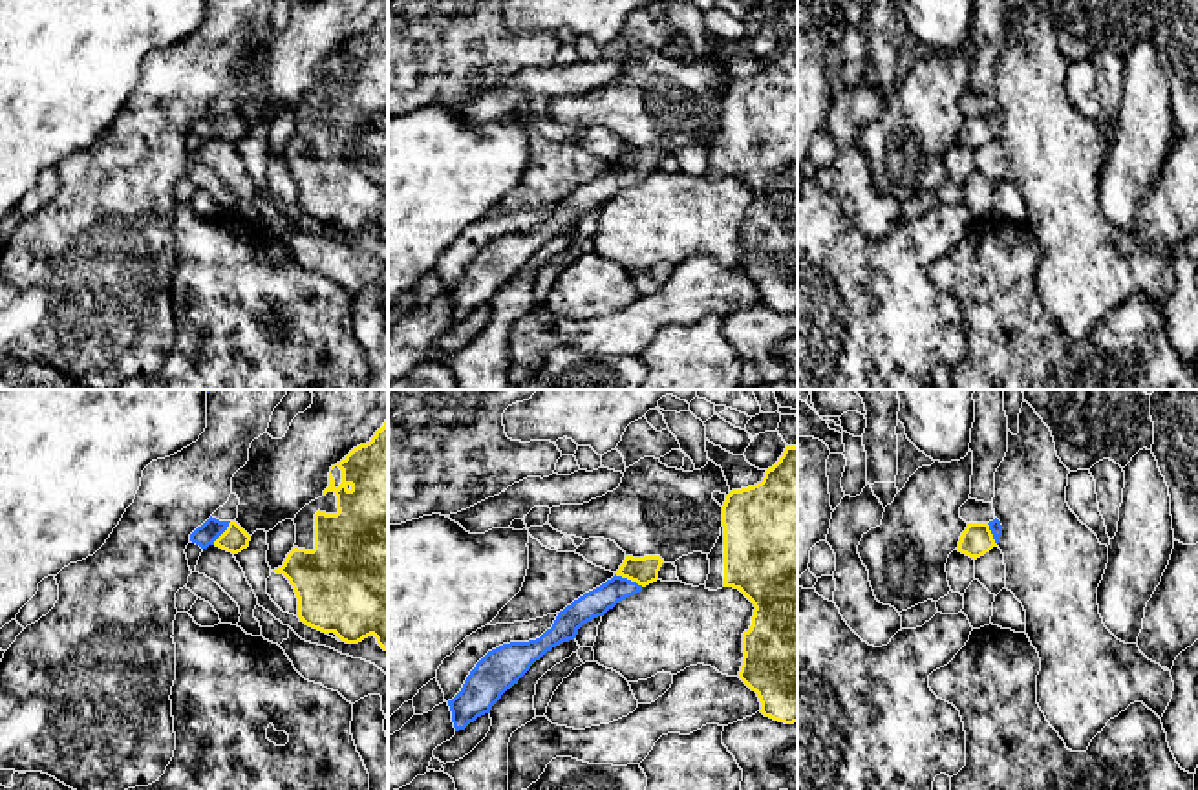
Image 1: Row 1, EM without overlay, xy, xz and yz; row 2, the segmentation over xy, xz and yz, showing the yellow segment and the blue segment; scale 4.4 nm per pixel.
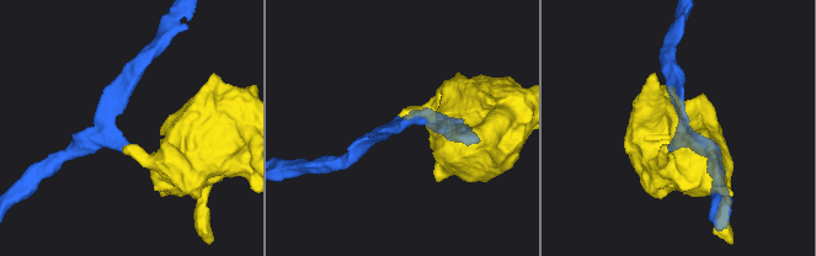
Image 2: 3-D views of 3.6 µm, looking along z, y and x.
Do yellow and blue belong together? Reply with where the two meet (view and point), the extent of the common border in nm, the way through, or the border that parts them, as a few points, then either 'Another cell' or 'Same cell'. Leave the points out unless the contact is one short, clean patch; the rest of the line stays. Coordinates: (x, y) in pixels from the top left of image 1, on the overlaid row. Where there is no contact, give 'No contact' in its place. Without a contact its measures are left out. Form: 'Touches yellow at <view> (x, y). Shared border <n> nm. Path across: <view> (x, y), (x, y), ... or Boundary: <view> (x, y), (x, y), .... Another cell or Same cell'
Touches yellow at xz (630, 578). Shared border 140 nm. Path across: xz (644, 571), (630, 578), (597, 602). Same cell

